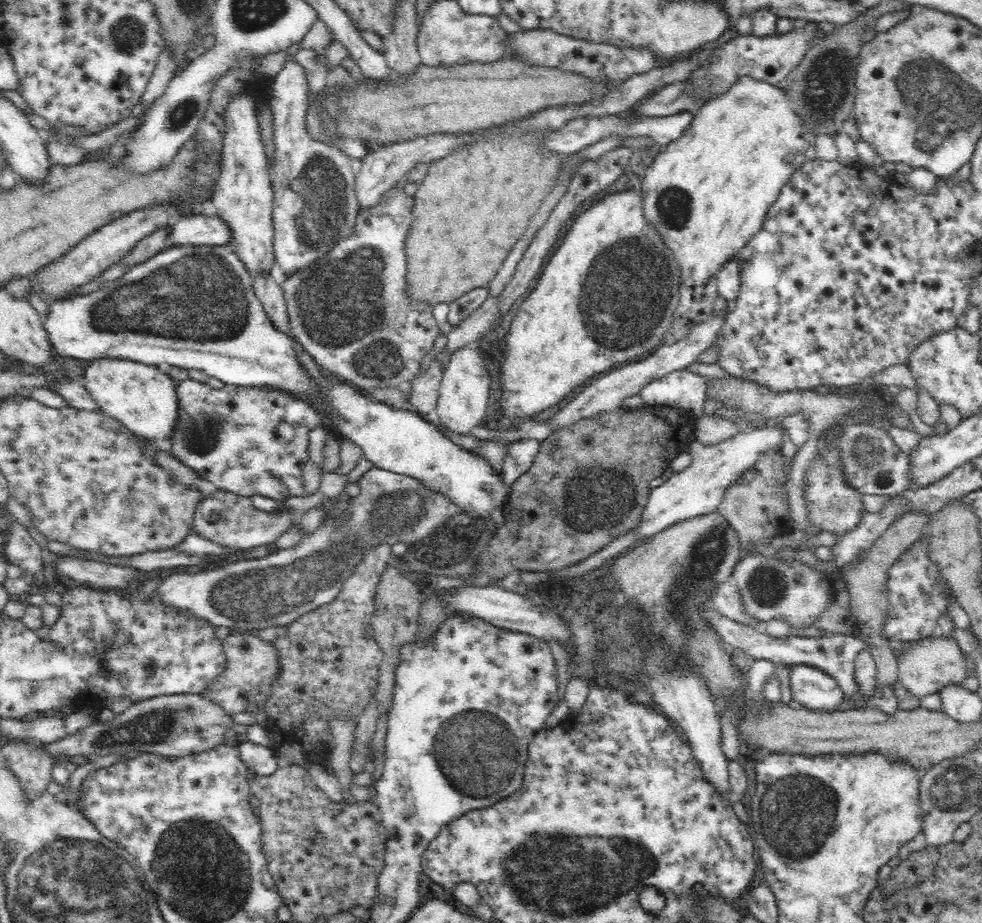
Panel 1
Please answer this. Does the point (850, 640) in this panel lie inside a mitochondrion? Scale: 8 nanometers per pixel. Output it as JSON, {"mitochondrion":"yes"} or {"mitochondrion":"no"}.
{"mitochondrion":"no"}

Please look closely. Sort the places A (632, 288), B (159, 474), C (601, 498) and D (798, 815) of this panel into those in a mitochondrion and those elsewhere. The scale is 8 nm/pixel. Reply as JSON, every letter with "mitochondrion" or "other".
{"A":"mitochondrion","B":"other","C":"mitochondrion","D":"mitochondrion"}

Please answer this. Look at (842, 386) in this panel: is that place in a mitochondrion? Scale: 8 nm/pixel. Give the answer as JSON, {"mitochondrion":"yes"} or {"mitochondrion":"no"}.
{"mitochondrion":"no"}

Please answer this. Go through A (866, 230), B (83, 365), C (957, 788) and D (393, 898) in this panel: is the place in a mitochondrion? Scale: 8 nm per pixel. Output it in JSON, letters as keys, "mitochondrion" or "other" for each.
{"A":"other","B":"other","C":"mitochondrion","D":"mitochondrion"}

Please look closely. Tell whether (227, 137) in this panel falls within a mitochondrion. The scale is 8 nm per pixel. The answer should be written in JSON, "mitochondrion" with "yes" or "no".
{"mitochondrion":"no"}

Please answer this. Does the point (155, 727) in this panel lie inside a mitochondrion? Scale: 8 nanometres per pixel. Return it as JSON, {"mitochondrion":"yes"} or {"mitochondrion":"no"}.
{"mitochondrion":"yes"}

